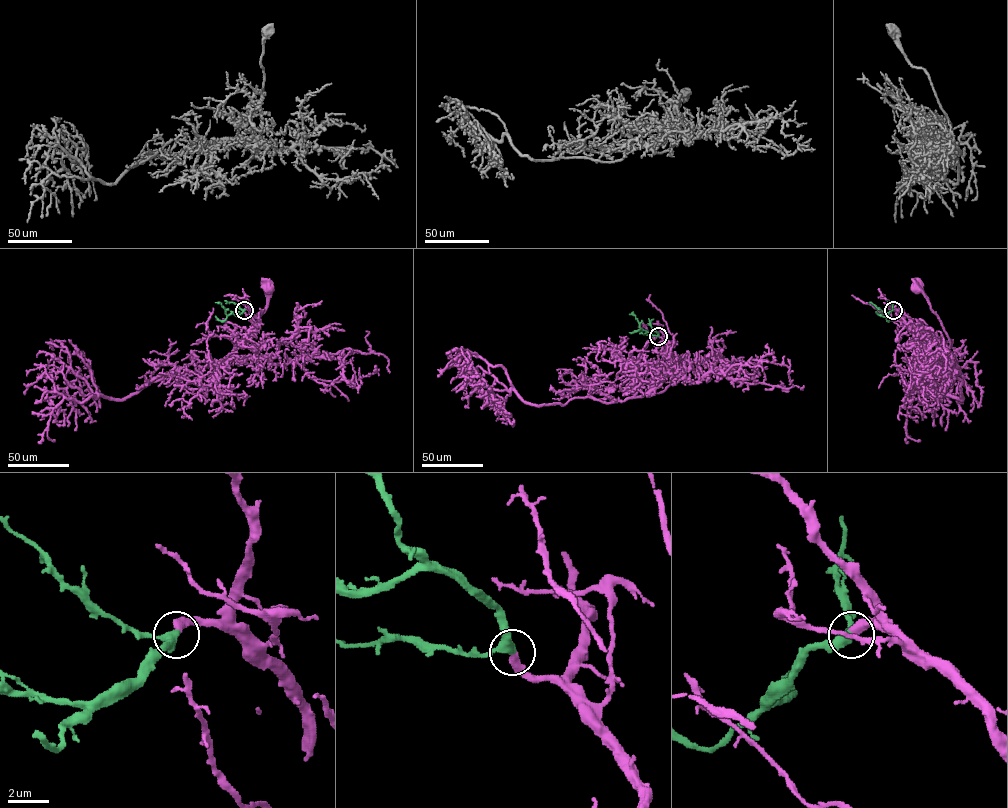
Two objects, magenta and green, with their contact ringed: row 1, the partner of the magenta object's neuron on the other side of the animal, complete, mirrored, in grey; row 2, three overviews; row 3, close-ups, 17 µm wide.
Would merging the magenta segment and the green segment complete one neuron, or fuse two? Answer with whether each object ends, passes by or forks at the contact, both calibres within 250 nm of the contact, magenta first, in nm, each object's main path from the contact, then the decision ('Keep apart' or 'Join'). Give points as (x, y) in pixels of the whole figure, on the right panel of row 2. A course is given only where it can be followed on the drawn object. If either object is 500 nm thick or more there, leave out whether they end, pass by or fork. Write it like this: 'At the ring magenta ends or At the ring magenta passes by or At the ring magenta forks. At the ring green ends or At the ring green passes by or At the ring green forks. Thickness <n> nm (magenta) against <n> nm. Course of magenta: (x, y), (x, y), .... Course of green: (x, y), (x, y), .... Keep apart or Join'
At the ring magenta ends. At the ring green passes by. Thickness 440 nm (magenta) against 400 nm. Course of magenta: (893, 310), (901, 315), (911, 331), (931, 336), (949, 347), (950, 340), (928, 298), (916, 290). Course of green: (893, 310), (886, 315), (869, 303). Join

